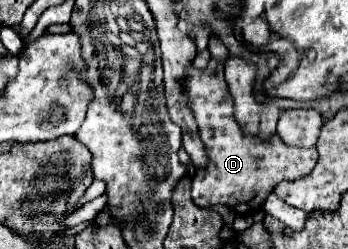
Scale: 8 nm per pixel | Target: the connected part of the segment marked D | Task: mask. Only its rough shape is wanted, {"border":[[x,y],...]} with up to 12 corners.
{"border":[[186,66],[208,166],[192,200],[256,214],[280,180],[312,172],[314,148],[246,134],[224,66]]}

